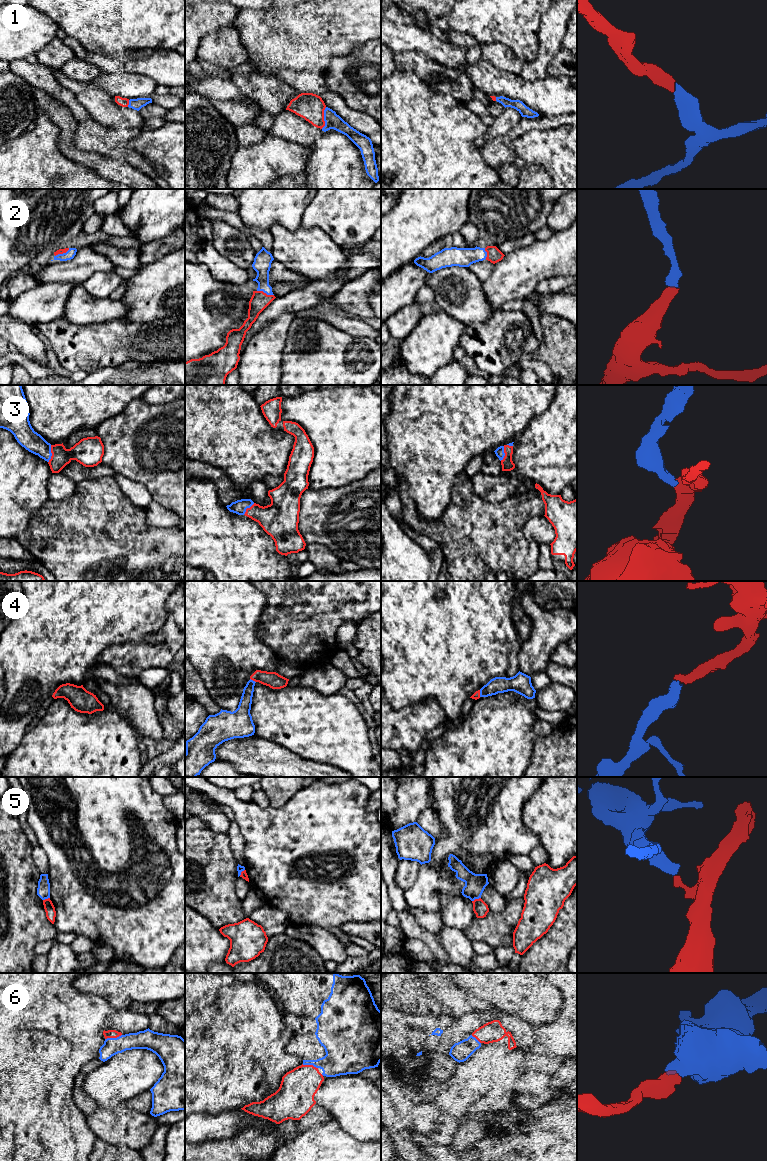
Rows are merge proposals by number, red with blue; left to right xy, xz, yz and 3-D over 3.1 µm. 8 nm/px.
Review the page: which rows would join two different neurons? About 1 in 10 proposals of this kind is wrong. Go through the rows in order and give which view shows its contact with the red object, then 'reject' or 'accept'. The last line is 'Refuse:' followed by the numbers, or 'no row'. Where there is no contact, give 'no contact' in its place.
1: meets red in xz; accept
2: meets red in xz; accept
3: meets red in xy; accept
4: meets red in yz; accept
5: meets red in yz; reject
6: meets red in xy; accept
Refuse: 5

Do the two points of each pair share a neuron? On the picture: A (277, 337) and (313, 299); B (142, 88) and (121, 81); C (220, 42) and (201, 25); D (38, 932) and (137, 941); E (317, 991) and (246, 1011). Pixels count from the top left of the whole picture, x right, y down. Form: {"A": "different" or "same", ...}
{"A": "different", "B": "same", "C": "different", "D": "different", "E": "different"}

